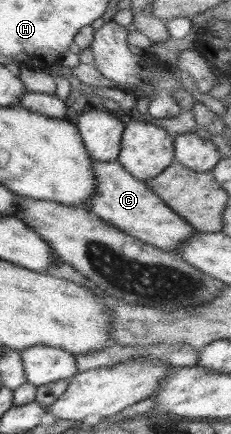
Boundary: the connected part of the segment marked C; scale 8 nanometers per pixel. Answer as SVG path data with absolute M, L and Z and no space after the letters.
M93 160L92 170L96 174L97 195L93 196L91 201L83 207L100 216L105 222L144 243L173 252L198 232L170 206L163 203L156 192L146 186L145 181L140 181L128 173L120 162Z

